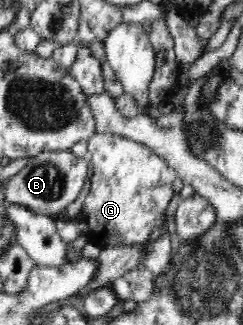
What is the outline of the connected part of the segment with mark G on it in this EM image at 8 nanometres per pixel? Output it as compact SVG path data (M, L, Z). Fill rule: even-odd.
M96 132L87 139L87 143L87 158L92 161L93 169L90 191L84 197L82 212L83 221L89 226L87 240L101 249L153 243L154 249L145 251L145 259L141 263L157 276L168 274L171 242L166 208L175 195L175 169L152 148L118 134ZM156 232L160 235L152 239L155 242L146 242Z

